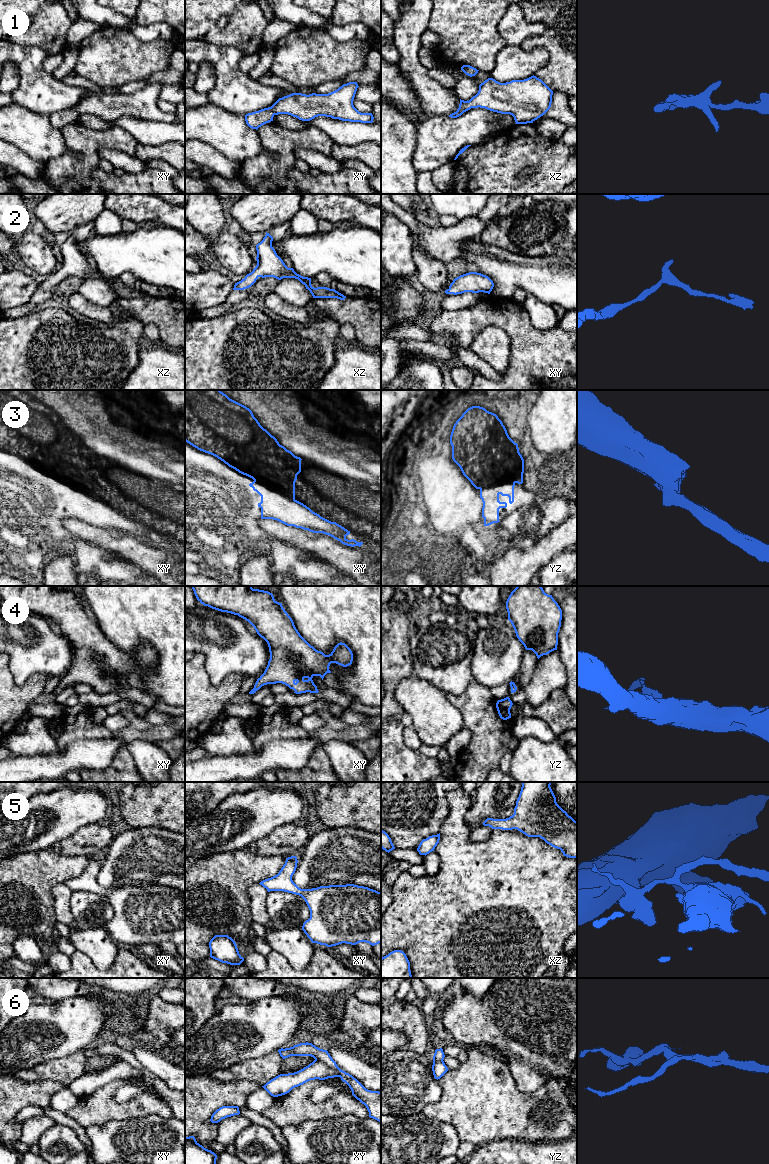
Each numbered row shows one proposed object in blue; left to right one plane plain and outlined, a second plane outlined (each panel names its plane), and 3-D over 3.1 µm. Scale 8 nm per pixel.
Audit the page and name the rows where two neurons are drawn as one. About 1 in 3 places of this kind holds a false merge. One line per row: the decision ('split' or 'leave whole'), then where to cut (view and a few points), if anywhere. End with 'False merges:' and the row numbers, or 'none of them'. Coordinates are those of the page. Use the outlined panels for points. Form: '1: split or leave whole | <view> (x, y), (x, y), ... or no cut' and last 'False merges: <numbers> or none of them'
1: leave whole | no cut
2: leave whole | no cut
3: split | xy (254, 479), (294, 499)
4: leave whole | no cut
5: leave whole | no cut
6: split | xy (315, 1059), (334, 1068), (339, 1076)
False merges: 3, 6

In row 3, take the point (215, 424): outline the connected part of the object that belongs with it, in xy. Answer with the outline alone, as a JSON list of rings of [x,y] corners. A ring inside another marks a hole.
[[[185,390],[185,441],[200,451],[211,454],[239,473],[295,499],[295,482],[301,472],[301,458],[280,445],[264,429],[246,406],[230,399],[220,390]]]

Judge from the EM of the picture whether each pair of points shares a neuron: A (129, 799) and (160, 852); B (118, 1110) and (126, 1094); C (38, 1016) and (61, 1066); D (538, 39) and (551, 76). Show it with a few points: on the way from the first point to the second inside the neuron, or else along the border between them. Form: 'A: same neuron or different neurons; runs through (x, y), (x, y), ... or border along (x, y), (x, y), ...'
A: different neurons; border along (130, 827), (159, 826), (168, 830)
B: different neurons; border along (145, 1092), (121, 1102), (113, 1098)
C: different neurons; border along (79, 1050), (65, 1056), (50, 1058), (35, 1066)
D: same neuron; runs through (548, 46), (553, 51), (553, 66)

